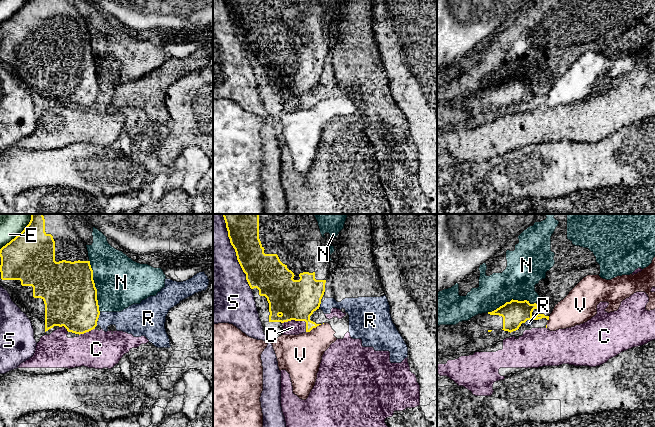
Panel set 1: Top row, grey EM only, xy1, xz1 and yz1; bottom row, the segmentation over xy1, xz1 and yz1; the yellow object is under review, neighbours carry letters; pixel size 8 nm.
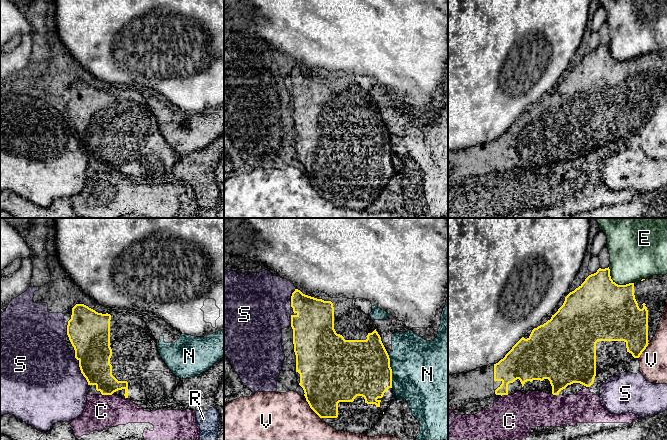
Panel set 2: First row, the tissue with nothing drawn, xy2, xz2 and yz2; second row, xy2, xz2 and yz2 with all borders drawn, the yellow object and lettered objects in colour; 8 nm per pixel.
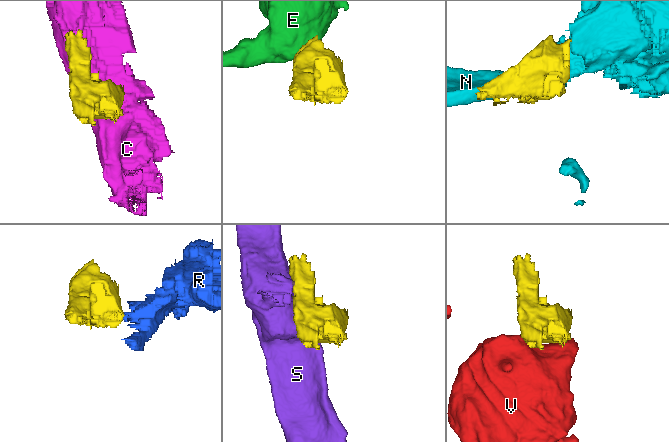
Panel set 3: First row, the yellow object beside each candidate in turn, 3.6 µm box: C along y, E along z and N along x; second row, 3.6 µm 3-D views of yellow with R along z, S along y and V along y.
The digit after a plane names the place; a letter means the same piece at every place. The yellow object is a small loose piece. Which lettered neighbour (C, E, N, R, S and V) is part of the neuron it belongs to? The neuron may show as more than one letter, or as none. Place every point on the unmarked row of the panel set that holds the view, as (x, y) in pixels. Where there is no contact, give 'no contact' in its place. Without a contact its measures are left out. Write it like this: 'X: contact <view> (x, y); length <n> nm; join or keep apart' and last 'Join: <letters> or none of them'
C: contact xz1 (298, 96); length 220 nm; keep apart
E: contact yz2 (617, 60); length 240 nm; keep apart
N: contact xy1 (94, 62); length 420 nm; keep apart
R: contact xy1 (97, 95); length 120 nm; keep apart
S: contact xz1 (237, 33); length 550 nm; keep apart
V: contact xz2 (311, 184); length 190 nm; keep apart
Join: none of them

